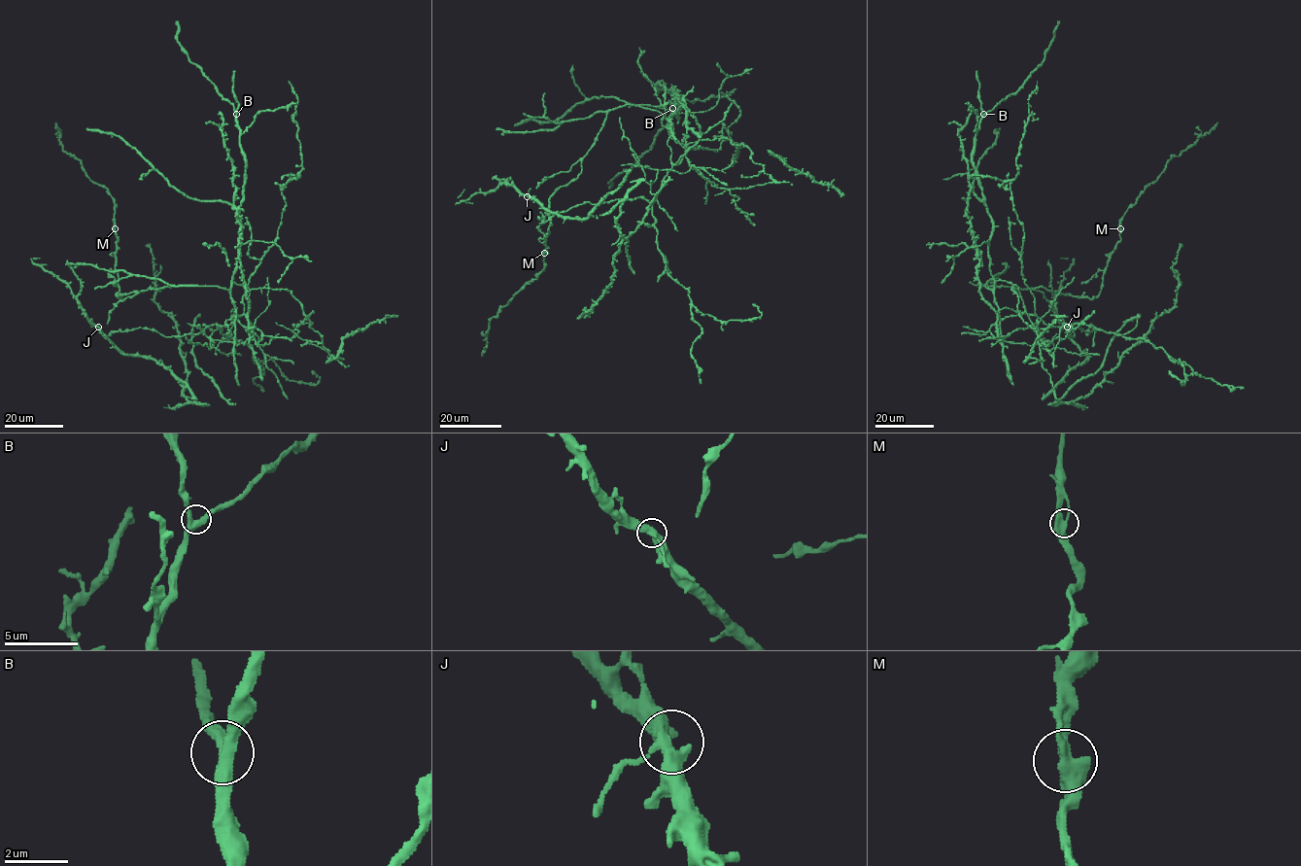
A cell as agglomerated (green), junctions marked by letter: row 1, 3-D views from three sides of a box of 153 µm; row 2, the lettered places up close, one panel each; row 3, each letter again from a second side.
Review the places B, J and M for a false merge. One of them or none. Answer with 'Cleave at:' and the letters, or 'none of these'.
Cleave at: none of these

